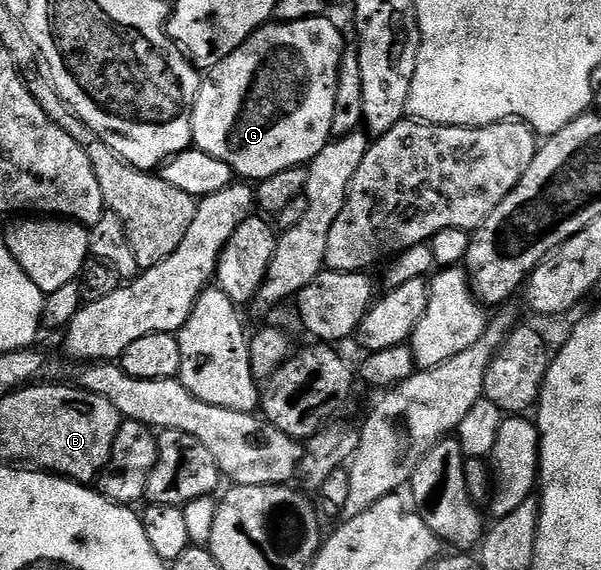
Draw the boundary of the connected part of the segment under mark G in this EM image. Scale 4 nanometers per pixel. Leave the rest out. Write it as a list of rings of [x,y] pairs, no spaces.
[[[329,16],[262,26],[238,50],[231,52],[231,56],[224,58],[221,63],[202,77],[201,87],[197,93],[197,99],[193,105],[193,115],[191,116],[193,146],[198,150],[207,152],[207,156],[215,156],[215,160],[223,160],[232,168],[234,175],[241,177],[242,174],[245,177],[242,179],[245,180],[260,180],[267,176],[275,176],[275,172],[283,172],[312,162],[315,156],[319,156],[319,152],[323,152],[323,148],[331,140],[333,133],[331,116],[335,116],[335,92],[337,91],[337,77],[341,67],[341,56],[346,49],[344,46],[345,42],[341,39],[341,30],[329,19]]]

